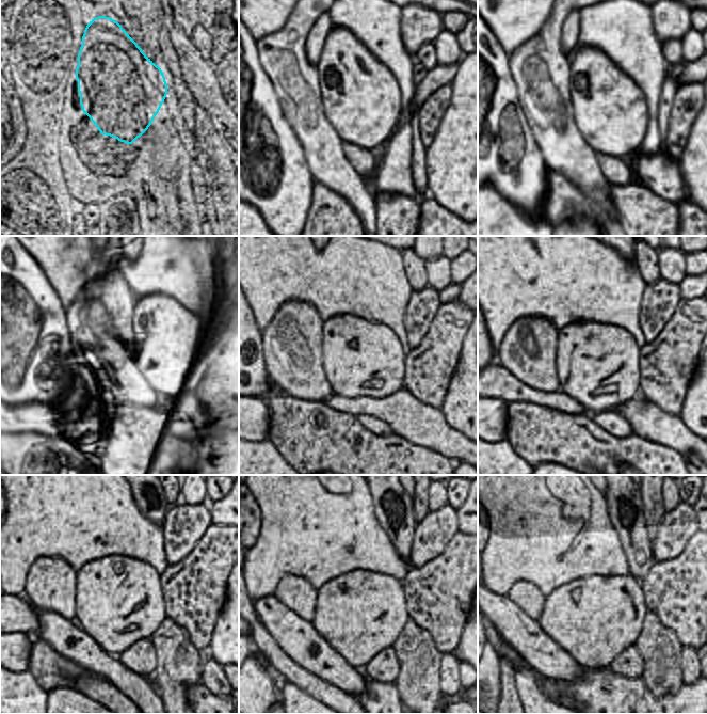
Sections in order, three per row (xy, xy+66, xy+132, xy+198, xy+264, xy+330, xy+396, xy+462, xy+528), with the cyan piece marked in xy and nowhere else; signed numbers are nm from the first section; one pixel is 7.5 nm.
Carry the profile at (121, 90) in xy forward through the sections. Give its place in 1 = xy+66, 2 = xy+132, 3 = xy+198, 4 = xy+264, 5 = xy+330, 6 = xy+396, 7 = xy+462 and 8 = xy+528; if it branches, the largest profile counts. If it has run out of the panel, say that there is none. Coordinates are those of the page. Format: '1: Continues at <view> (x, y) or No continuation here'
1: Continues at xy+66 (362, 98)
2: Continues at xy+132 (606, 105)
3: Continues at xy+198 (126, 356)
4: Continues at xy+264 (362, 358)
5: Continues at xy+330 (595, 362)
6: Continues at xy+396 (119, 608)
7: Continues at xy+462 (365, 612)
8: Continues at xy+528 (607, 614)

